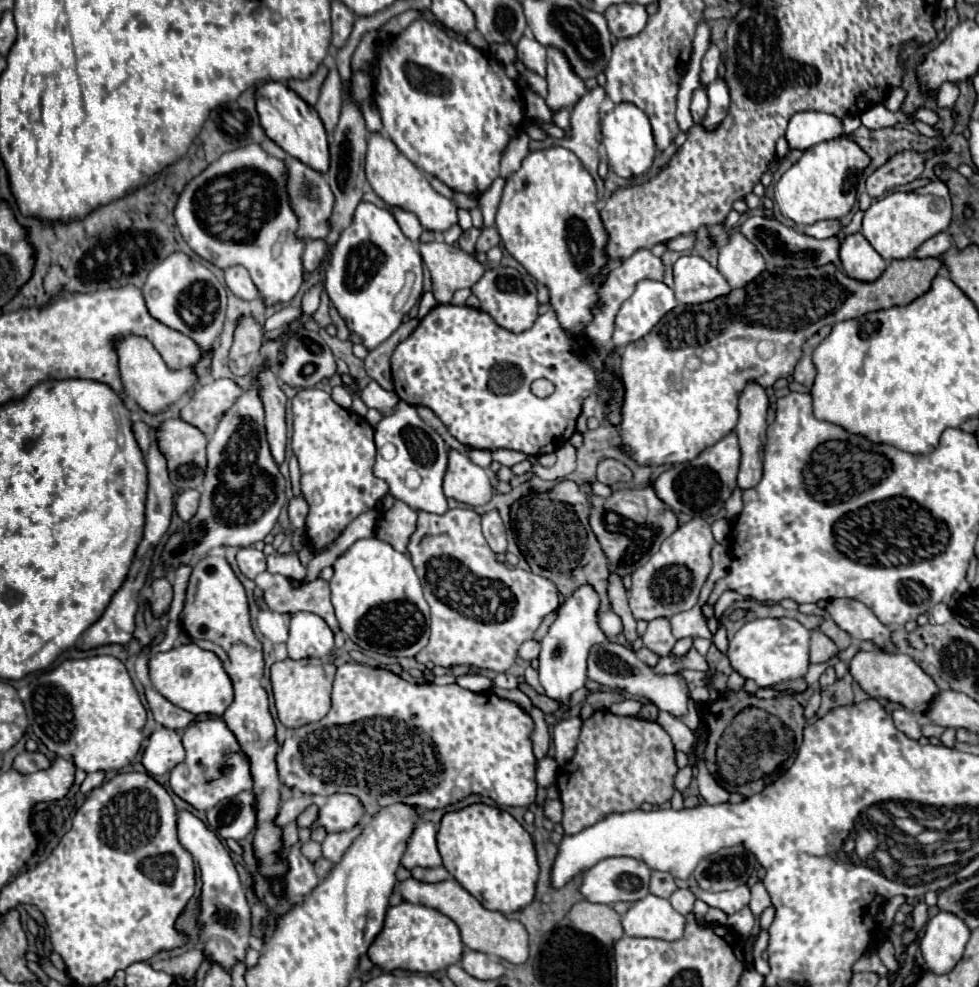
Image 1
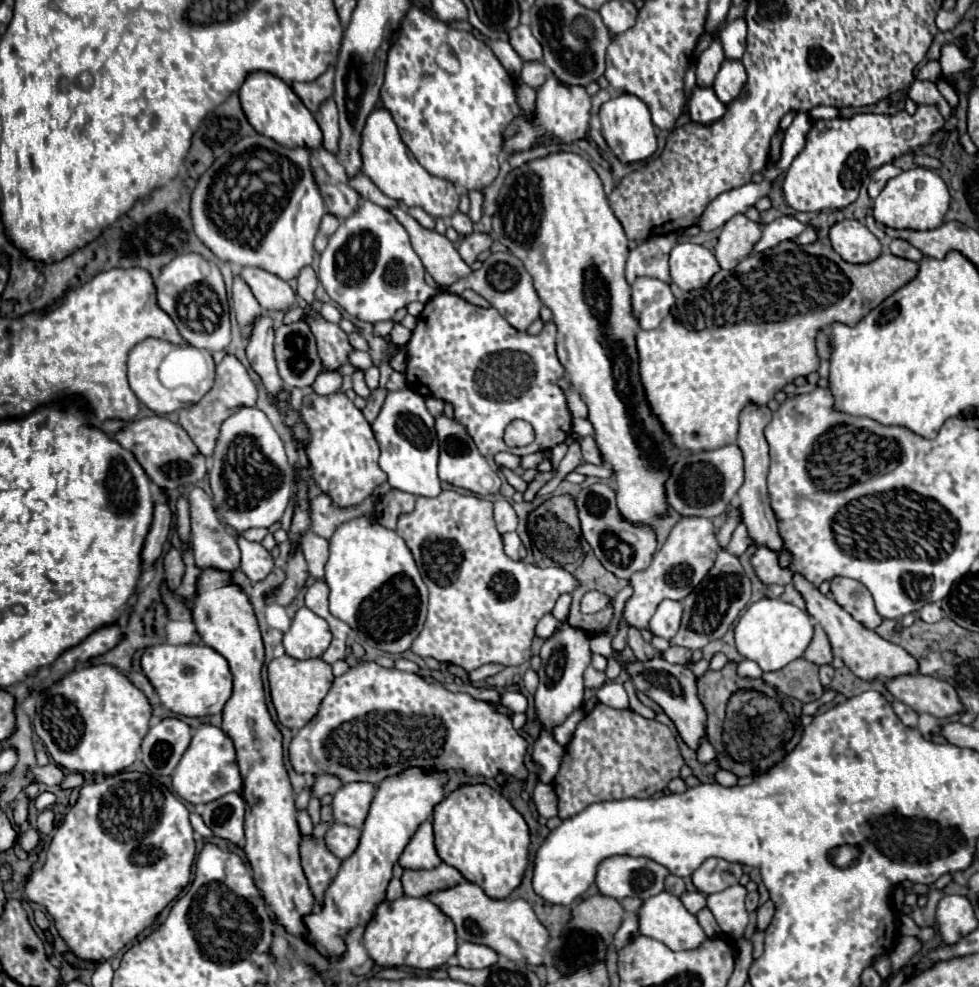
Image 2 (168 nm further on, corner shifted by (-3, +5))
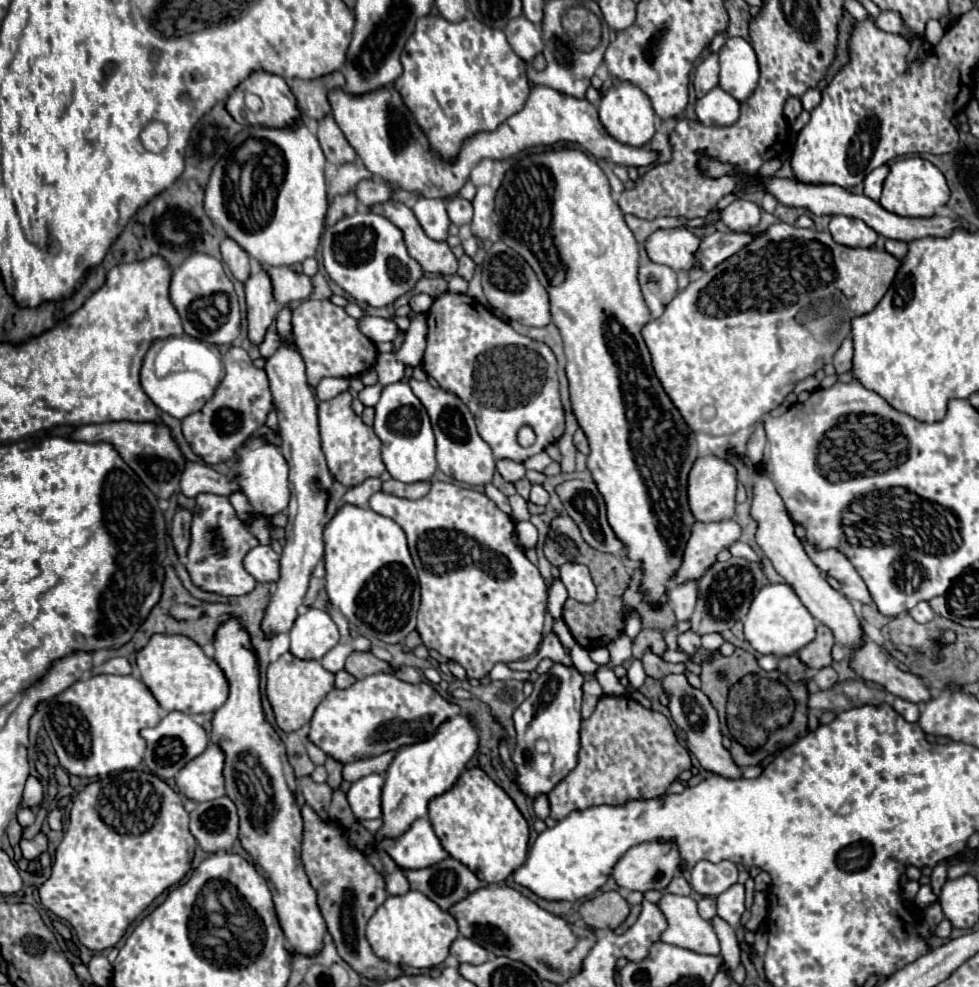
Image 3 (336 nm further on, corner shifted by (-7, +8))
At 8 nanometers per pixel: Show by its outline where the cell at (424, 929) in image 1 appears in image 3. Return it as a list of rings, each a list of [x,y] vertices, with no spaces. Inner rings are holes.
[[[408,891],[398,897],[388,897],[370,917],[366,925],[366,939],[376,957],[408,965],[408,967],[436,967],[448,957],[452,941],[458,937],[456,919],[442,911],[434,901],[430,901],[420,891]]]

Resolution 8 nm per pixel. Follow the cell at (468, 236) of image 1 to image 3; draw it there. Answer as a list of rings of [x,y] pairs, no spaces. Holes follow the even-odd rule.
[[[454,195],[450,199],[446,199],[446,207],[448,207],[448,215],[450,215],[450,221],[454,225],[466,225],[472,221],[472,203],[462,199],[460,195]]]

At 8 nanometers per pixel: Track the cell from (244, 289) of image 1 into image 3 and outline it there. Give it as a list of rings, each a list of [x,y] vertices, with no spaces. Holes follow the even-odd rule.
[[[264,267],[272,279],[274,297],[280,305],[288,305],[294,301],[304,301],[312,295],[312,279],[304,273],[296,273],[290,267]]]

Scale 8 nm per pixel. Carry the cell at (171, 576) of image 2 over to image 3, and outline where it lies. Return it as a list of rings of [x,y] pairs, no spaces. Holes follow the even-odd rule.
[[[178,507],[172,519],[172,541],[180,557],[186,555],[190,545],[190,521],[192,521],[192,513],[184,507]]]

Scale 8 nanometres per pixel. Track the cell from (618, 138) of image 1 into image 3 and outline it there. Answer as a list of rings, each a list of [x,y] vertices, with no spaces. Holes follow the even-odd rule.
[[[620,81],[620,83],[616,83],[616,87],[610,87],[604,93],[598,111],[600,111],[600,121],[602,121],[604,129],[620,143],[626,143],[632,147],[642,147],[654,135],[654,109],[652,109],[648,97],[632,83]]]

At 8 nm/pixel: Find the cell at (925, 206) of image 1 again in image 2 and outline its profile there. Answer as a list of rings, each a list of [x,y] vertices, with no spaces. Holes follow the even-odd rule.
[[[928,168],[906,170],[888,180],[884,190],[874,200],[874,220],[898,230],[934,230],[944,224],[950,206],[950,194],[944,180]]]

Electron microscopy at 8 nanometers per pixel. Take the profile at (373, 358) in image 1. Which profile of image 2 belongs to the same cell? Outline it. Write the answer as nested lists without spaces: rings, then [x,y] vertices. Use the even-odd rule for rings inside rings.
[[[378,388],[378,390],[374,390],[374,392],[370,394],[370,398],[367,399],[366,408],[362,410],[368,422],[374,422],[376,416],[378,416],[378,412],[380,412],[380,408],[382,408],[382,402],[386,400],[386,394],[388,394],[386,388]]]

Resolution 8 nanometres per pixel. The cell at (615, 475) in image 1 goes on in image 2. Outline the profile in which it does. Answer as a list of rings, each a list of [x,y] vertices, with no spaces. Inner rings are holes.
[[[584,436],[584,440],[582,440],[582,456],[590,464],[602,464],[602,454],[598,454],[598,444],[594,442],[594,436]]]

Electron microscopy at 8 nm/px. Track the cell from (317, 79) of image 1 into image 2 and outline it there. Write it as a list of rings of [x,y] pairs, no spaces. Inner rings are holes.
[[[330,66],[322,76],[312,82],[294,82],[292,90],[310,112],[316,112],[318,106],[334,92],[334,66]]]

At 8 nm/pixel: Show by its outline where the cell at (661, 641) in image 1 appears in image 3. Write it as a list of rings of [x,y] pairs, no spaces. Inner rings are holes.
[[[692,579],[690,583],[682,583],[670,589],[670,603],[678,621],[690,619],[696,601],[698,601],[698,579]]]

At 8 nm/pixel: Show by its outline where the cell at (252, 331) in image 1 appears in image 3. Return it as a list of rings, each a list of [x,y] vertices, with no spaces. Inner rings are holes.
[[[222,237],[220,241],[220,253],[224,263],[230,267],[230,271],[234,273],[234,277],[238,281],[246,281],[250,277],[250,257],[246,255],[246,251],[242,251],[242,247],[238,243],[234,243],[234,239],[230,237]]]

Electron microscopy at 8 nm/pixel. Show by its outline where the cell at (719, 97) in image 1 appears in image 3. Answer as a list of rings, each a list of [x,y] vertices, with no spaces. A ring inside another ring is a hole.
[[[730,37],[720,55],[720,87],[740,103],[746,101],[760,79],[754,47],[742,37]]]

